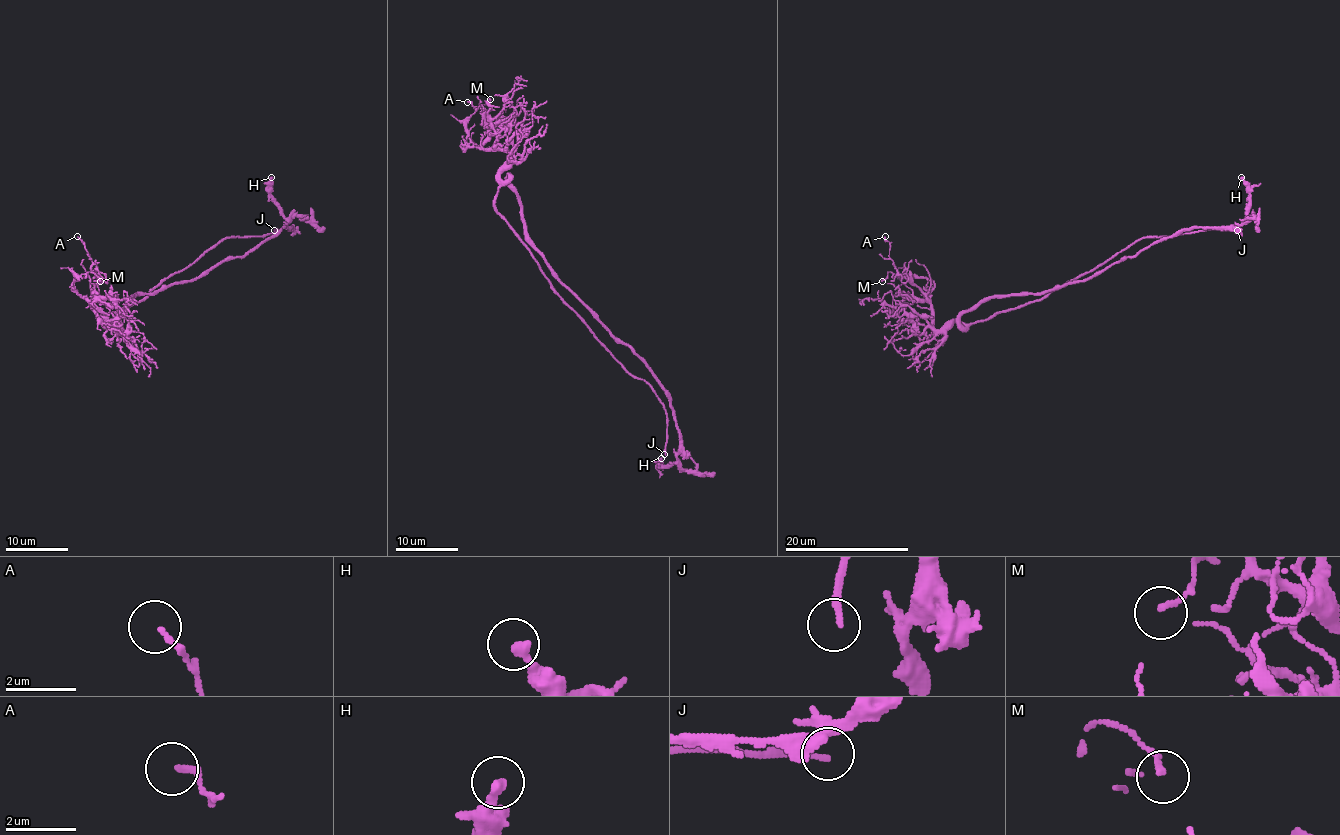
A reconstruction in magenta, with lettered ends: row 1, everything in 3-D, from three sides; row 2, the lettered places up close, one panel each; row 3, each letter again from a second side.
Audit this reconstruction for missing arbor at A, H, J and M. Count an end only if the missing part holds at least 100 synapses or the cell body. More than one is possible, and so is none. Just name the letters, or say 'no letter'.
J

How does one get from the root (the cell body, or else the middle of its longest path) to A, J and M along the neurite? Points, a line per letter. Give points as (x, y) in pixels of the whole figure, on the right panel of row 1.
A: (975, 304), (959, 318), (959, 325), (964, 328), (950, 322), (936, 329), (930, 300), (896, 269), (885, 236)
J: (975, 304), (961, 315), (962, 328), (1040, 300), (1143, 238), (1237, 230)
M: (975, 304), (959, 318), (964, 328), (950, 322), (936, 329), (925, 278), (888, 272), (882, 281)

